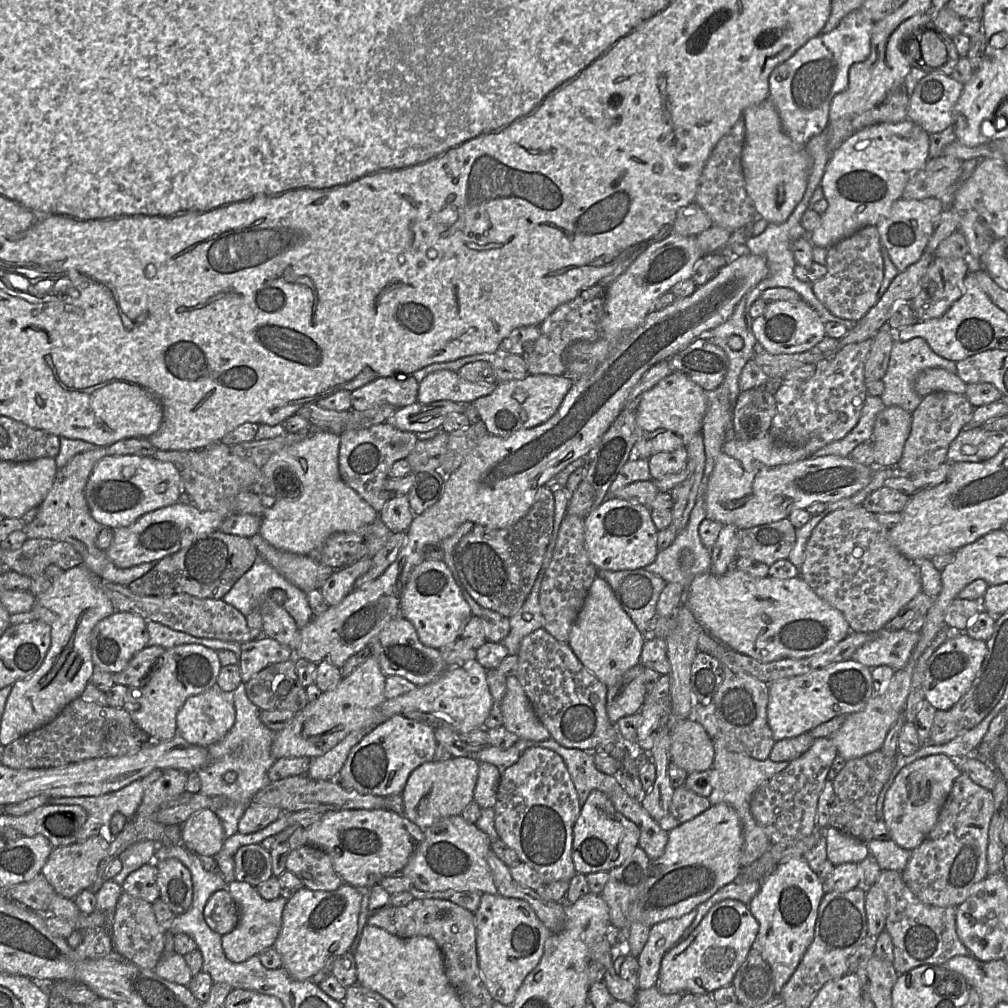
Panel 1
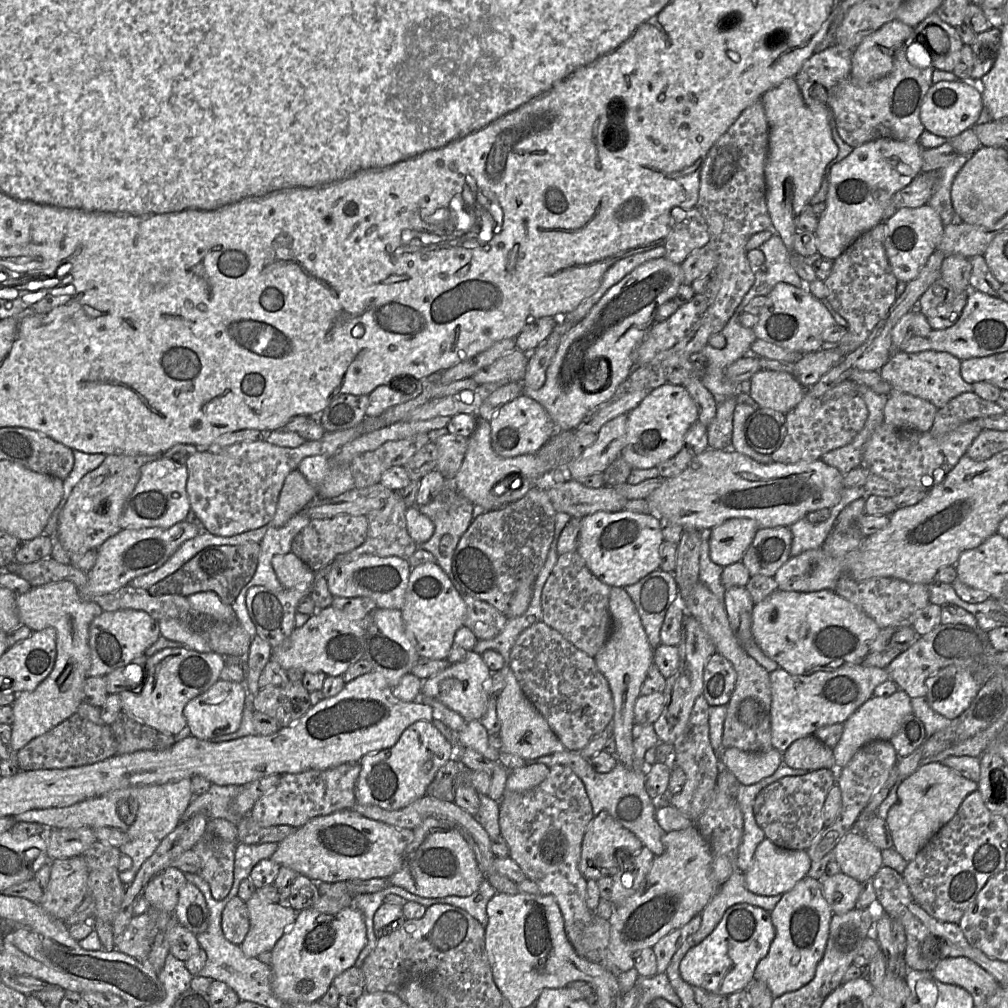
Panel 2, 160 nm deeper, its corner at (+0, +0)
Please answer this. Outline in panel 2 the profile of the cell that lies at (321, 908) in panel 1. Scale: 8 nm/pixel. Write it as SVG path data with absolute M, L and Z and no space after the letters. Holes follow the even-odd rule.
M353 906L336 914L325 914L311 908L297 911L295 922L271 951L273 994L287 1002L319 1001L332 985L334 978L355 965L366 943L363 916Z

